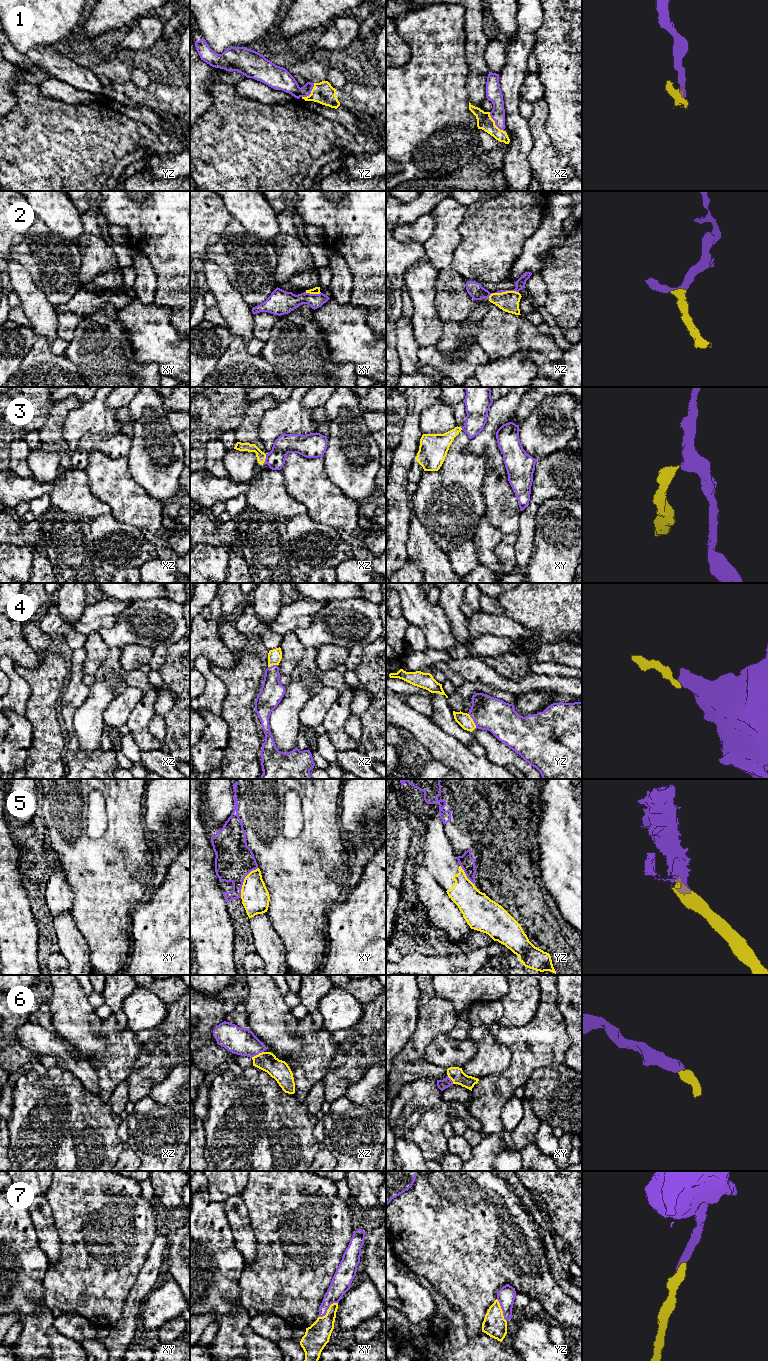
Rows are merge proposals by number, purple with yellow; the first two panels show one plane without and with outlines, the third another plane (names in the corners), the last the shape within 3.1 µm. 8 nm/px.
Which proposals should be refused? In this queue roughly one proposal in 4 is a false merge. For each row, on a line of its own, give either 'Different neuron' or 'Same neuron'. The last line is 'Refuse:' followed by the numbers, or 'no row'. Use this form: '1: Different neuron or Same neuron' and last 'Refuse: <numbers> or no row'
1: Same neuron
2: Same neuron
3: Different neuron
4: Same neuron
5: Different neuron
6: Same neuron
7: Same neuron
Refuse: 3, 5

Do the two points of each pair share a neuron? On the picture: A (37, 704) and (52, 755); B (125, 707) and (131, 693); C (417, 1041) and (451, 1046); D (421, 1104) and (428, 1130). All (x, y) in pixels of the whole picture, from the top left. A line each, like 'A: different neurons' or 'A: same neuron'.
A: same neuron
B: same neuron
C: different neurons
D: same neuron

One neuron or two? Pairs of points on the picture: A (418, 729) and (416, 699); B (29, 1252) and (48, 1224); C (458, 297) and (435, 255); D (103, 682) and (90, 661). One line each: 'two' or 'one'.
A: two
B: two
C: one
D: two

